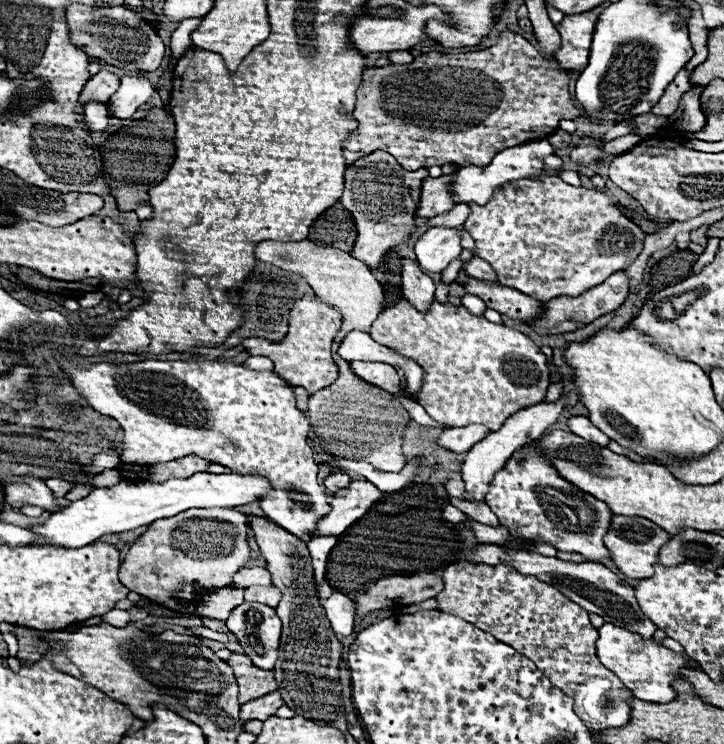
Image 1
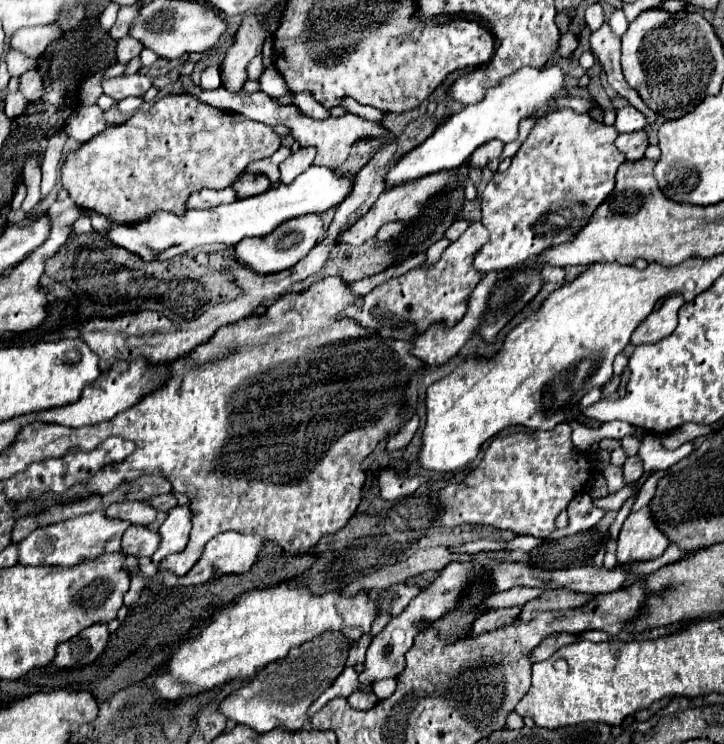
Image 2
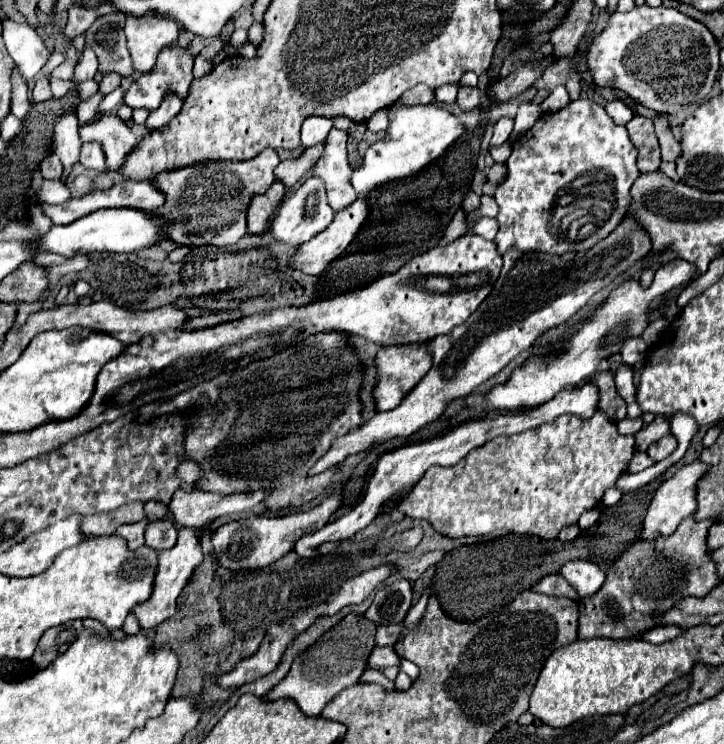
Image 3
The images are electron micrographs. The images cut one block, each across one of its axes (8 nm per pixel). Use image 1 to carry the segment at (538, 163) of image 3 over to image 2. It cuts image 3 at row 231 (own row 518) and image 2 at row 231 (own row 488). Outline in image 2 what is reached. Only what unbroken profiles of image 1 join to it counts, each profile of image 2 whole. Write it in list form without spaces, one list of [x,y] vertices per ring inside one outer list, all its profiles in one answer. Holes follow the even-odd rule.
[[[570,108],[554,110],[540,118],[512,158],[512,166],[506,172],[494,174],[482,194],[482,224],[490,232],[490,242],[478,252],[474,260],[476,270],[498,272],[536,262],[544,250],[570,242],[614,190],[616,170],[626,160],[626,156],[614,146],[616,138],[618,132],[614,126],[606,126],[590,114],[578,114]]]

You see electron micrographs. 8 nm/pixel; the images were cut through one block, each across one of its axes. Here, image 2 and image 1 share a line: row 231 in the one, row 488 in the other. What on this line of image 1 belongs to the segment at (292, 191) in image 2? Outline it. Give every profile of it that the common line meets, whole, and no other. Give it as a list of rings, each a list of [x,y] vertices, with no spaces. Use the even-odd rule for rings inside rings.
[[[198,472],[186,480],[170,478],[166,482],[148,480],[122,480],[112,488],[96,488],[86,498],[72,502],[70,506],[54,512],[46,524],[34,526],[32,532],[52,540],[54,546],[80,548],[96,542],[104,534],[120,534],[148,526],[160,518],[172,518],[188,508],[234,508],[250,502],[258,502],[272,492],[272,484],[264,476],[246,474],[210,474]]]

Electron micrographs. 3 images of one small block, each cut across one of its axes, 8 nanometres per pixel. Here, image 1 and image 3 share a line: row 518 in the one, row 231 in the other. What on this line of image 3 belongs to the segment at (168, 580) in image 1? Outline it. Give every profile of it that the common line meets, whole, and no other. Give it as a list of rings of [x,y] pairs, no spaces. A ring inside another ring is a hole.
[[[268,148],[250,160],[212,160],[204,164],[190,164],[176,172],[160,172],[152,184],[166,196],[164,208],[156,208],[156,216],[168,216],[168,220],[172,220],[168,240],[188,248],[236,244],[246,234],[246,210],[252,196],[266,192],[272,186],[278,162],[280,158],[276,150]]]

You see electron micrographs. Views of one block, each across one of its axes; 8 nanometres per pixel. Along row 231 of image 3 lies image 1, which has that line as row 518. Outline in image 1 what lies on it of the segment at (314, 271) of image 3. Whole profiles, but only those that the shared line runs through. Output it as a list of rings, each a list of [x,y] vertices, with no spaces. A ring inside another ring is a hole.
[[[354,480],[348,488],[342,488],[330,498],[332,512],[328,512],[328,516],[324,516],[324,520],[318,524],[316,536],[342,534],[348,526],[362,518],[382,496],[384,492],[380,492],[372,482]]]

